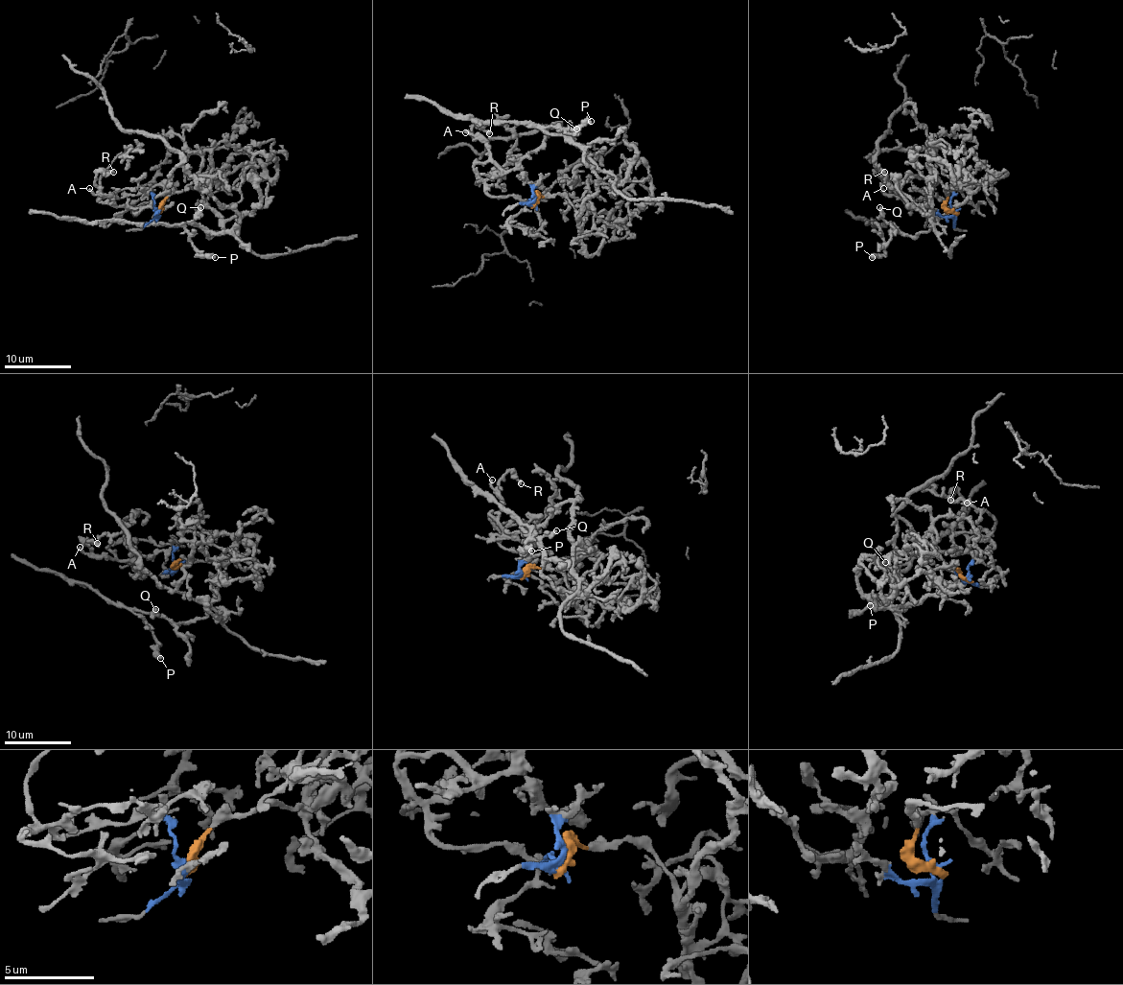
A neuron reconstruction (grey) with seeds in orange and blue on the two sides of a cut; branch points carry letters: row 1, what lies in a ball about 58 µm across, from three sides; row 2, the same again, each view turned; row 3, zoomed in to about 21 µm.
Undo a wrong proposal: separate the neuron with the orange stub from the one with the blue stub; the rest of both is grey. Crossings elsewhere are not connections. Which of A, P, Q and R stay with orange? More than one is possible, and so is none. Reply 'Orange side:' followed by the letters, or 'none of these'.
Orange side: P, Q

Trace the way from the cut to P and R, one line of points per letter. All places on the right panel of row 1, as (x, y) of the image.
P: (954, 210), (946, 191), (957, 189), (966, 199), (929, 230), (904, 235), (877, 225), (884, 252), (873, 257)
R: (954, 210), (951, 191), (946, 199), (924, 198), (909, 203), (898, 199), (876, 173), (884, 173)

